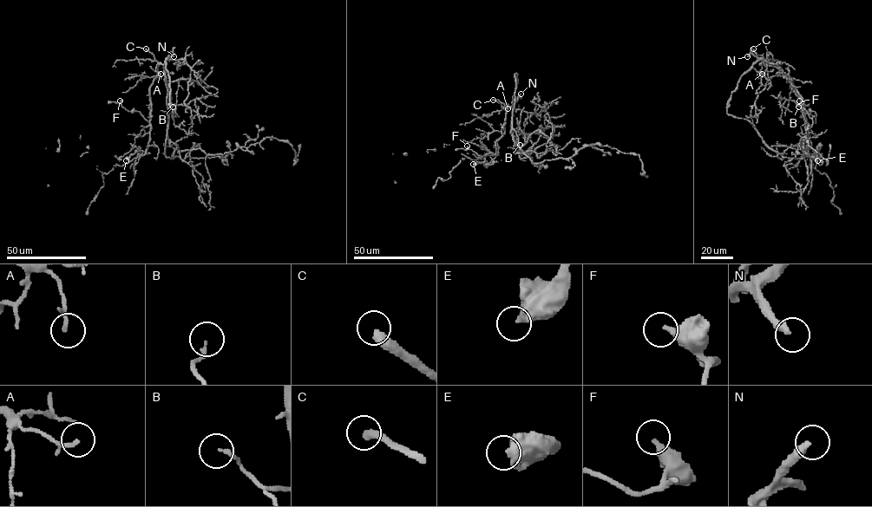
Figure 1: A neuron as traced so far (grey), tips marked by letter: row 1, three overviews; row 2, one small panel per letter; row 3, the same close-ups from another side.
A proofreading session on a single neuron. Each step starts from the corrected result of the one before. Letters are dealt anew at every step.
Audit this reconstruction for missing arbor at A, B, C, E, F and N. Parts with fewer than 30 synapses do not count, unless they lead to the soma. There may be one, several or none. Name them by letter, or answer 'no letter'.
C, N

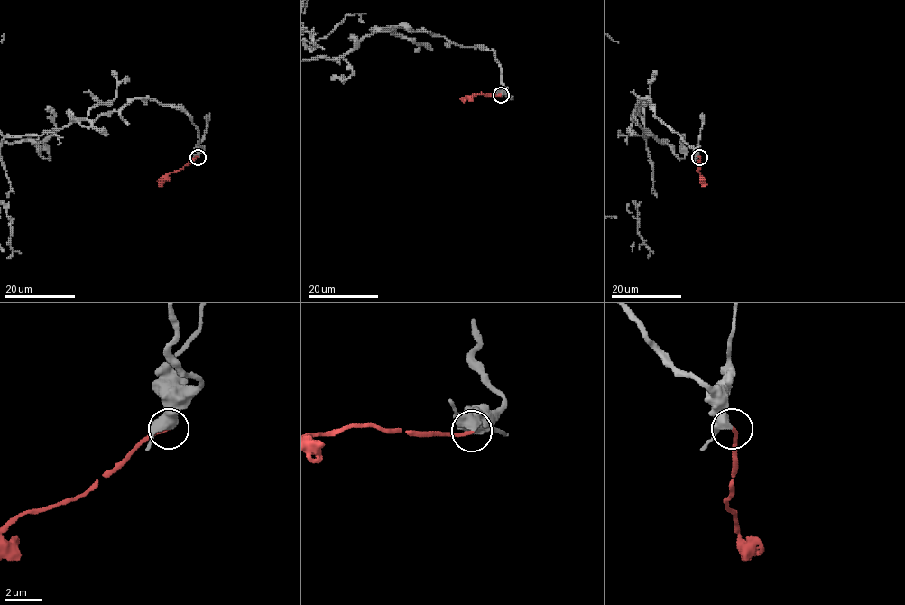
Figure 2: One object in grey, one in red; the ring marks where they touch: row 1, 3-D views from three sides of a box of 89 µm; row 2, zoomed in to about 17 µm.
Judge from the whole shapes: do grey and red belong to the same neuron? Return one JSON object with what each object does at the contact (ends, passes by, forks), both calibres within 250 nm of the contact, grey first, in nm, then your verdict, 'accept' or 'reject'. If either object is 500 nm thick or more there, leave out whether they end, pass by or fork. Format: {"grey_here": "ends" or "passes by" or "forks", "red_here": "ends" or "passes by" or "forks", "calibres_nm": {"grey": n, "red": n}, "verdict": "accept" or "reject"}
{"grey_here": "passes by", "red_here": "ends", "calibres_nm": {"grey": 440, "red": 190}, "verdict": "accept"}

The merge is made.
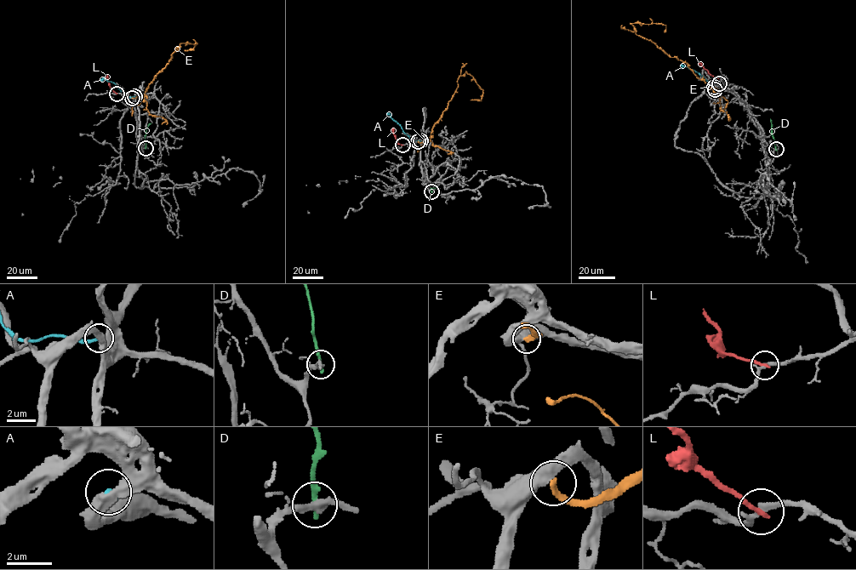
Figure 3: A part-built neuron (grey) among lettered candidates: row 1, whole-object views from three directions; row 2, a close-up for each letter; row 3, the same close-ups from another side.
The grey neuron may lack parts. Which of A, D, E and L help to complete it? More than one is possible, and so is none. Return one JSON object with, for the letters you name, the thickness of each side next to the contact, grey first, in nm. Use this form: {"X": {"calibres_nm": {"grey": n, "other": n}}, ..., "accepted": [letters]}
{"accepted": []}

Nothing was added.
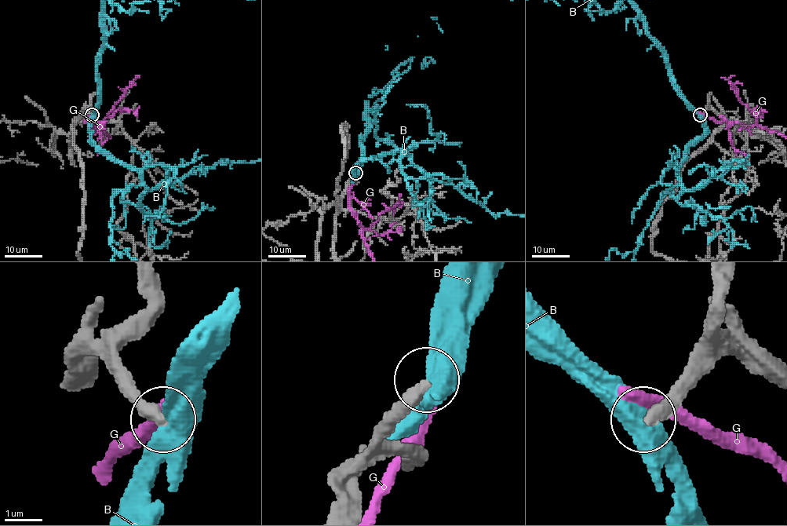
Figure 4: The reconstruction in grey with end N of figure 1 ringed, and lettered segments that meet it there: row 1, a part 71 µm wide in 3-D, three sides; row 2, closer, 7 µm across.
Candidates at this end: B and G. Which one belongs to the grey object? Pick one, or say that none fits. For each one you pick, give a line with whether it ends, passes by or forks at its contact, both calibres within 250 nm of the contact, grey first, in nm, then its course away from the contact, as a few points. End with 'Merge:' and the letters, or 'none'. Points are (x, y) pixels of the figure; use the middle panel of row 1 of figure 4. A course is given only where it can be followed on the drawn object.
Merge: none

